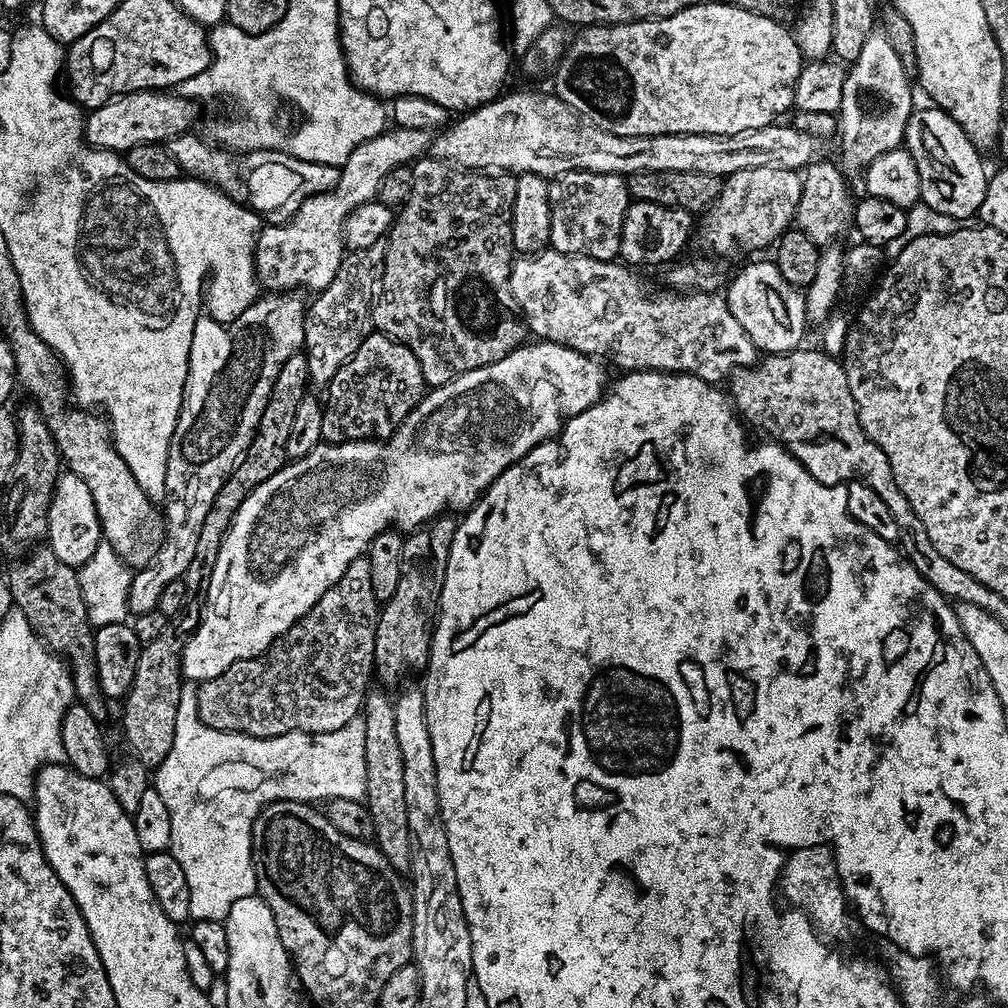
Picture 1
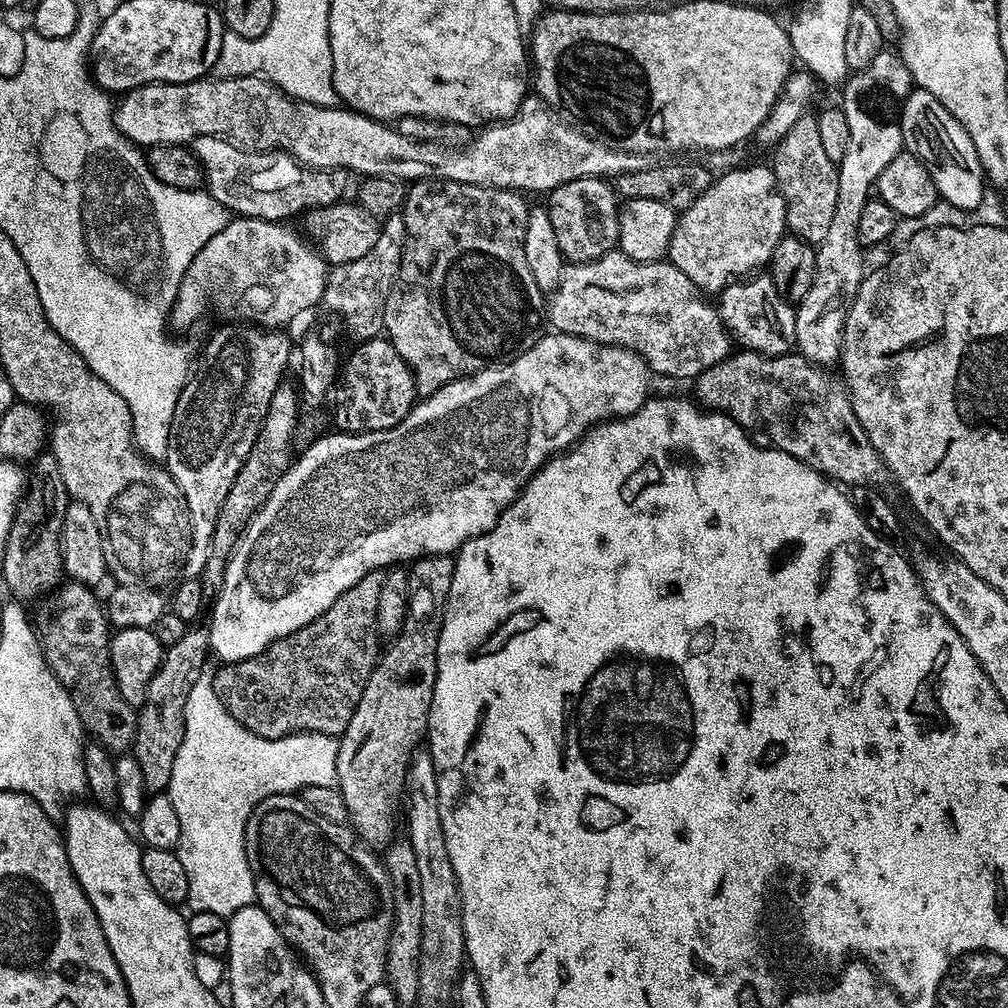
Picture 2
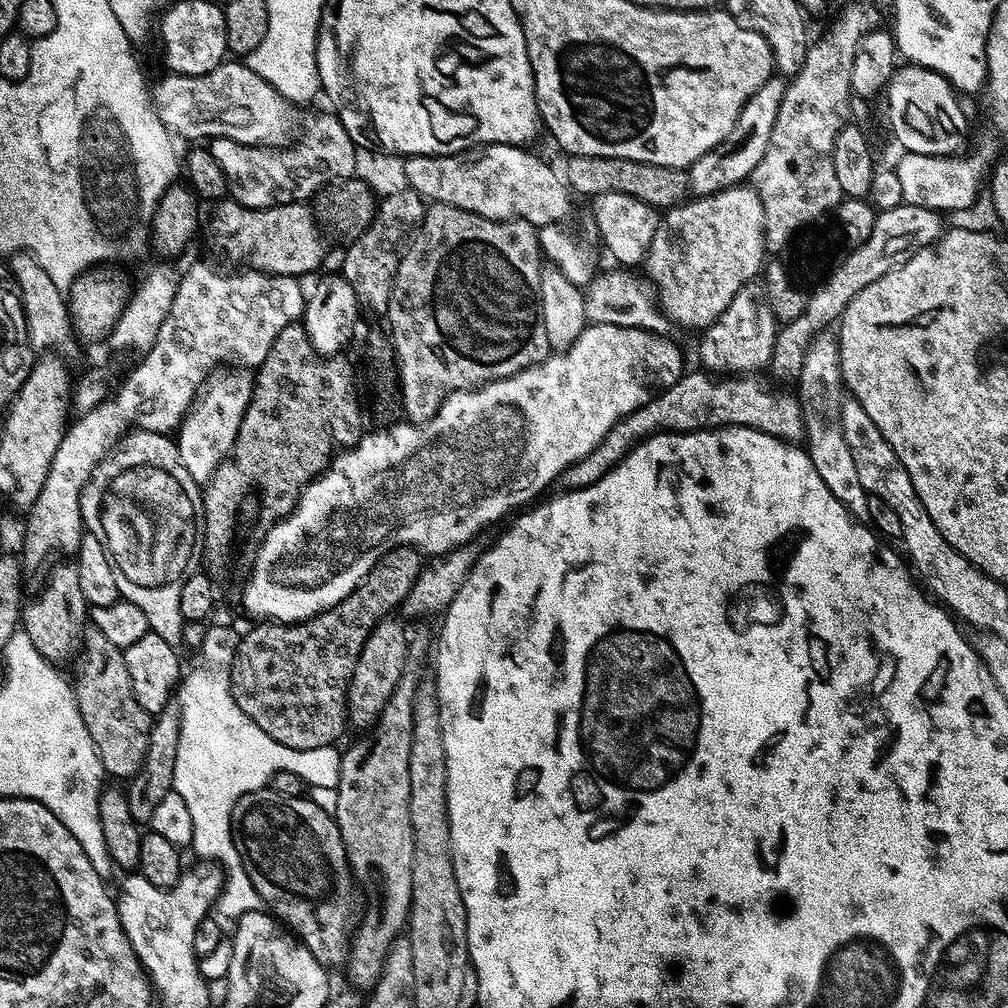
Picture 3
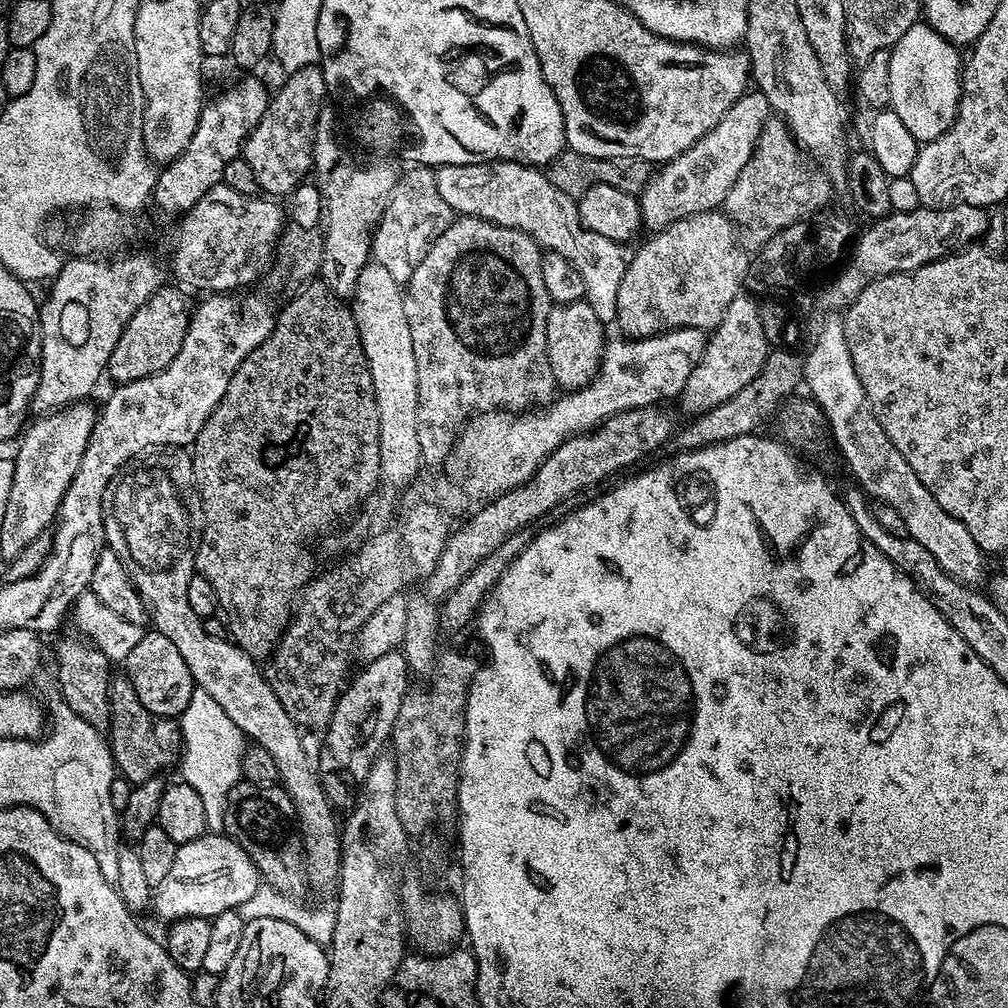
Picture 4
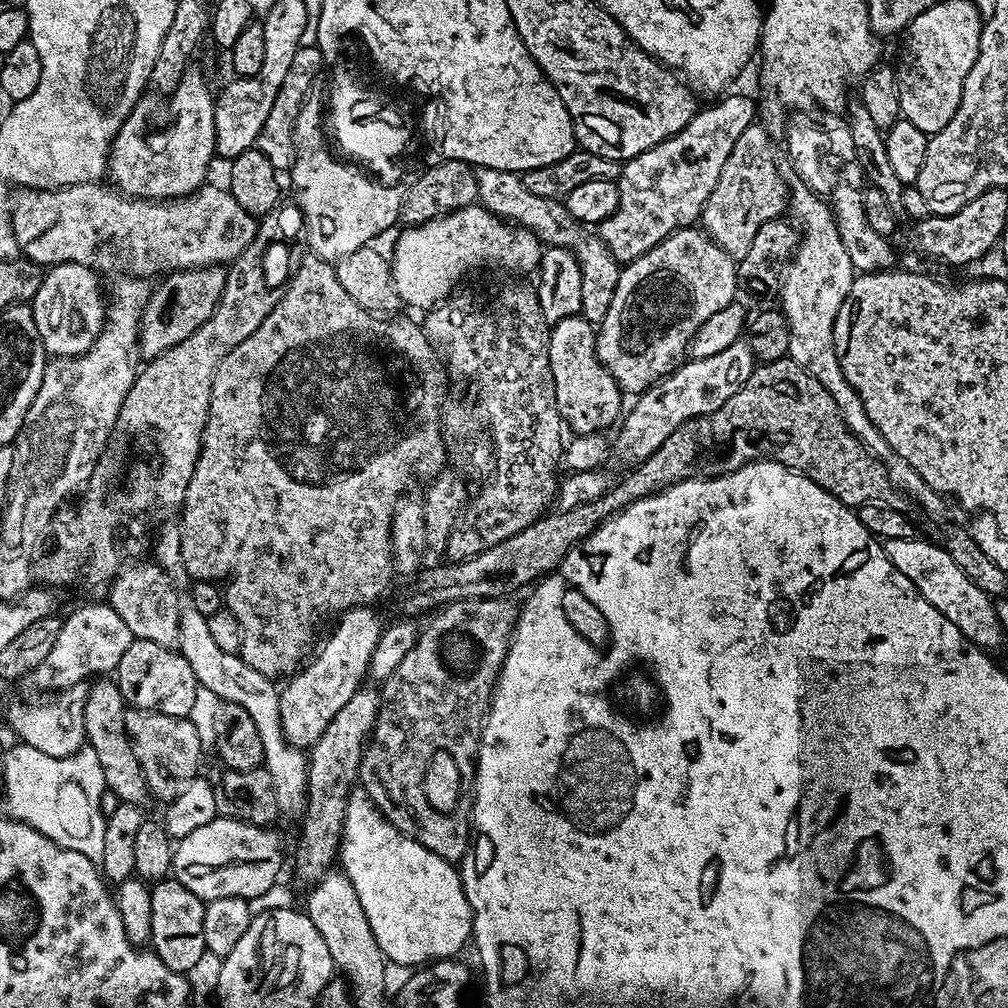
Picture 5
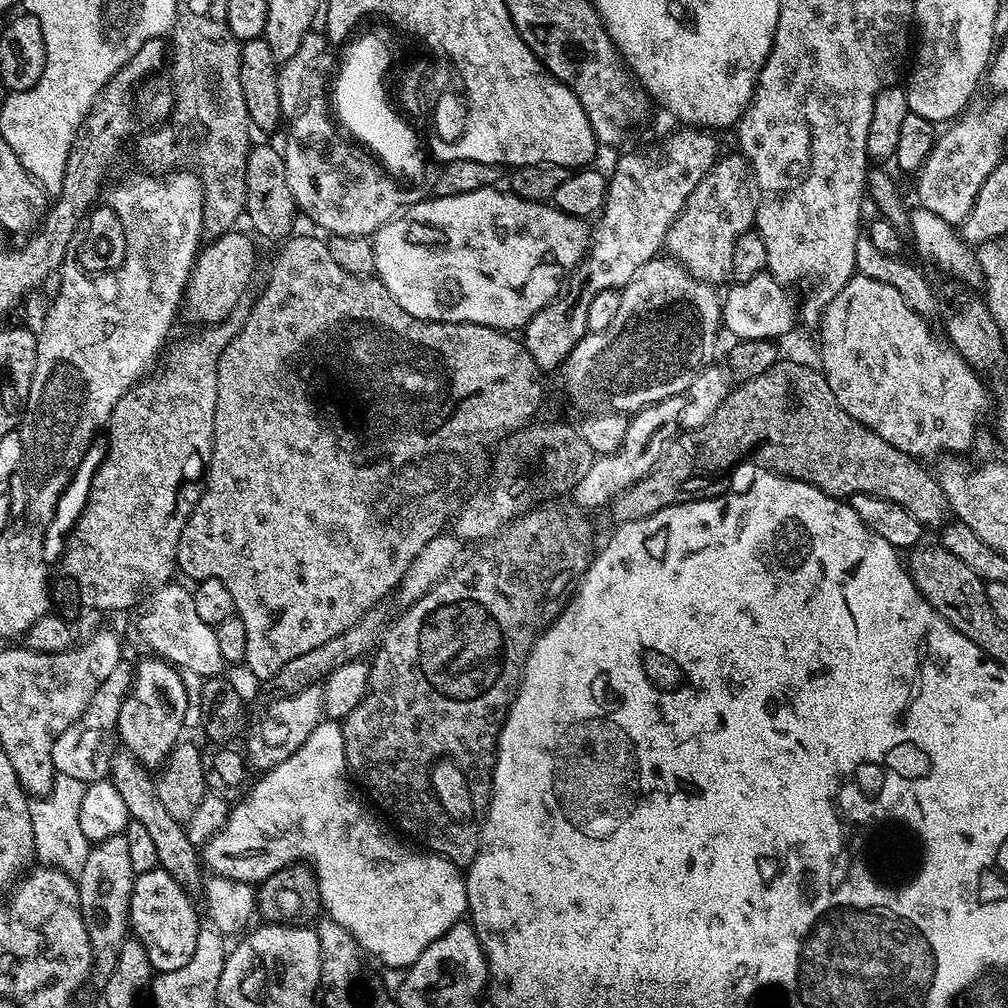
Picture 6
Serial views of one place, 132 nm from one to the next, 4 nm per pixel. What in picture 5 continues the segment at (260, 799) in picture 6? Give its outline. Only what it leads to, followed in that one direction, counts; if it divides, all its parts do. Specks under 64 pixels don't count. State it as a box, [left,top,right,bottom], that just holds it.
[171,786,472,966]

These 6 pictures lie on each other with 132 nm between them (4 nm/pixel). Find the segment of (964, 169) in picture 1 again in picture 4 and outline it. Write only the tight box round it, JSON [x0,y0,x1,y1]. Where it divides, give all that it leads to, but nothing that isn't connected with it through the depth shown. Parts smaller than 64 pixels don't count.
[890,22,962,142]

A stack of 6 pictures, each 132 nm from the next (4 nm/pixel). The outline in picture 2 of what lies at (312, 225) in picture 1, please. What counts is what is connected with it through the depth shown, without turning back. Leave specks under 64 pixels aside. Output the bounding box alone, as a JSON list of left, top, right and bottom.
[170,216,329,330]

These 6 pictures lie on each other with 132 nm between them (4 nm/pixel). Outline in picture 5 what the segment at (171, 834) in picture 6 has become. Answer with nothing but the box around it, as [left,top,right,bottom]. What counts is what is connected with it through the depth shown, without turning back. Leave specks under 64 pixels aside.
[84,678,150,806]

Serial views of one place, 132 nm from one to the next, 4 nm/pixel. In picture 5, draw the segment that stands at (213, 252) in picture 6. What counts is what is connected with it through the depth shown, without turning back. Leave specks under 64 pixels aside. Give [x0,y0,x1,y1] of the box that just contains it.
[140,267,226,361]

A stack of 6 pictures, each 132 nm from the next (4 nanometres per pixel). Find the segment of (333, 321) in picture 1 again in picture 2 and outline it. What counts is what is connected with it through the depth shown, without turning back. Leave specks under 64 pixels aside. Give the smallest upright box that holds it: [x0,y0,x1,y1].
[323,212,406,341]

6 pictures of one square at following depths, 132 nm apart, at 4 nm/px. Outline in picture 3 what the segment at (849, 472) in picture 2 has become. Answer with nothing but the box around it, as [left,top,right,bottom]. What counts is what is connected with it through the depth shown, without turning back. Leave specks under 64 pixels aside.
[562,370,804,489]

